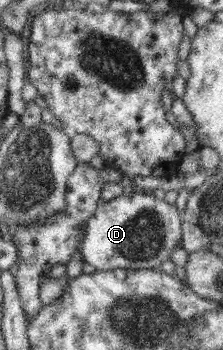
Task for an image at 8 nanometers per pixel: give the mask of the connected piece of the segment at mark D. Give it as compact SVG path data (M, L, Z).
M134 190L130 196L118 196L102 202L98 209L88 218L86 233L81 243L82 260L98 271L113 269L152 269L171 259L176 247L181 247L182 222L176 206L160 200L150 191Z

